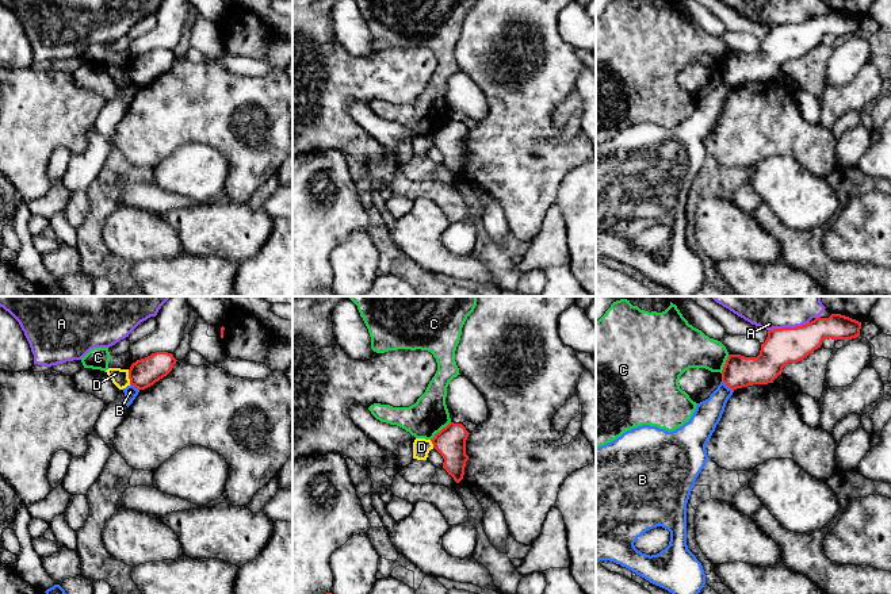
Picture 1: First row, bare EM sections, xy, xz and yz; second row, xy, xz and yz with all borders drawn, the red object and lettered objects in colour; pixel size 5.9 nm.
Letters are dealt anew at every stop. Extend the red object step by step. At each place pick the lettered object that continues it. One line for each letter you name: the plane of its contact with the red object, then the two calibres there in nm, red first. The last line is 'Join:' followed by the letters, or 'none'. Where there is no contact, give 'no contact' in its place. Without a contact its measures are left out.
Join: none

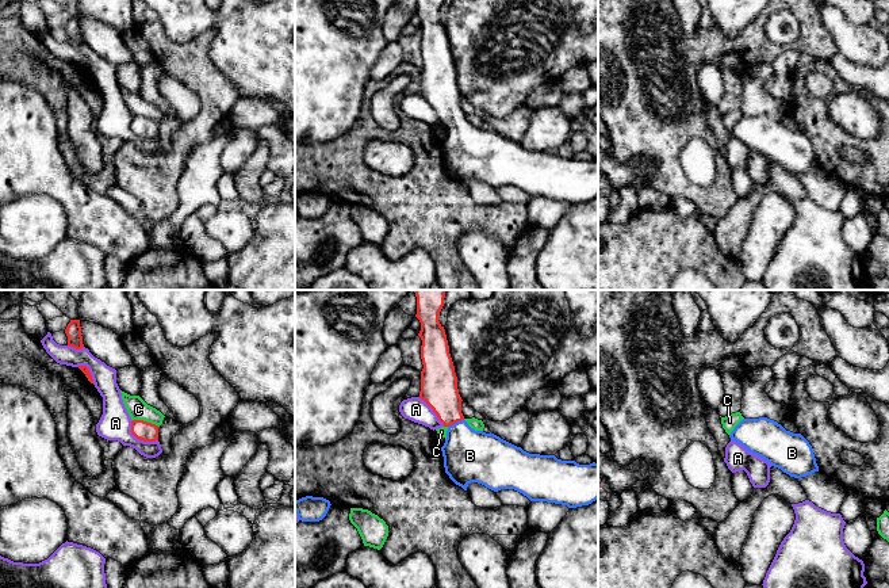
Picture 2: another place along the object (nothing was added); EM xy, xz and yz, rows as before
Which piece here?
B: meets red in xz; 220 nm thick on the red side, 320 nm on the other
Join: B

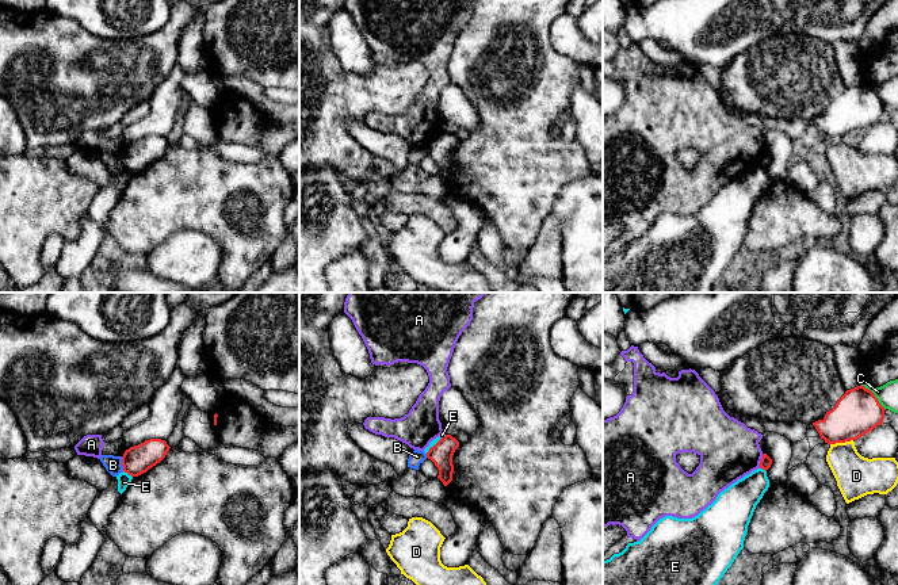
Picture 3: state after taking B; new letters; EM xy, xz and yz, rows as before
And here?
Join: none

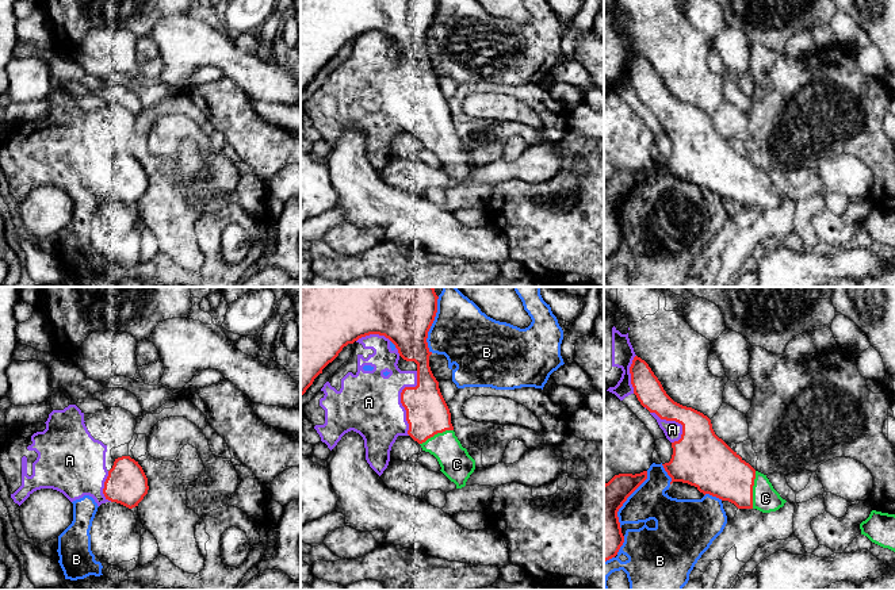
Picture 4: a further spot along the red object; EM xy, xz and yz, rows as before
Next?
C: meets red in yz; 300 nm thick on the red side, 160 nm on the other
Join: C

